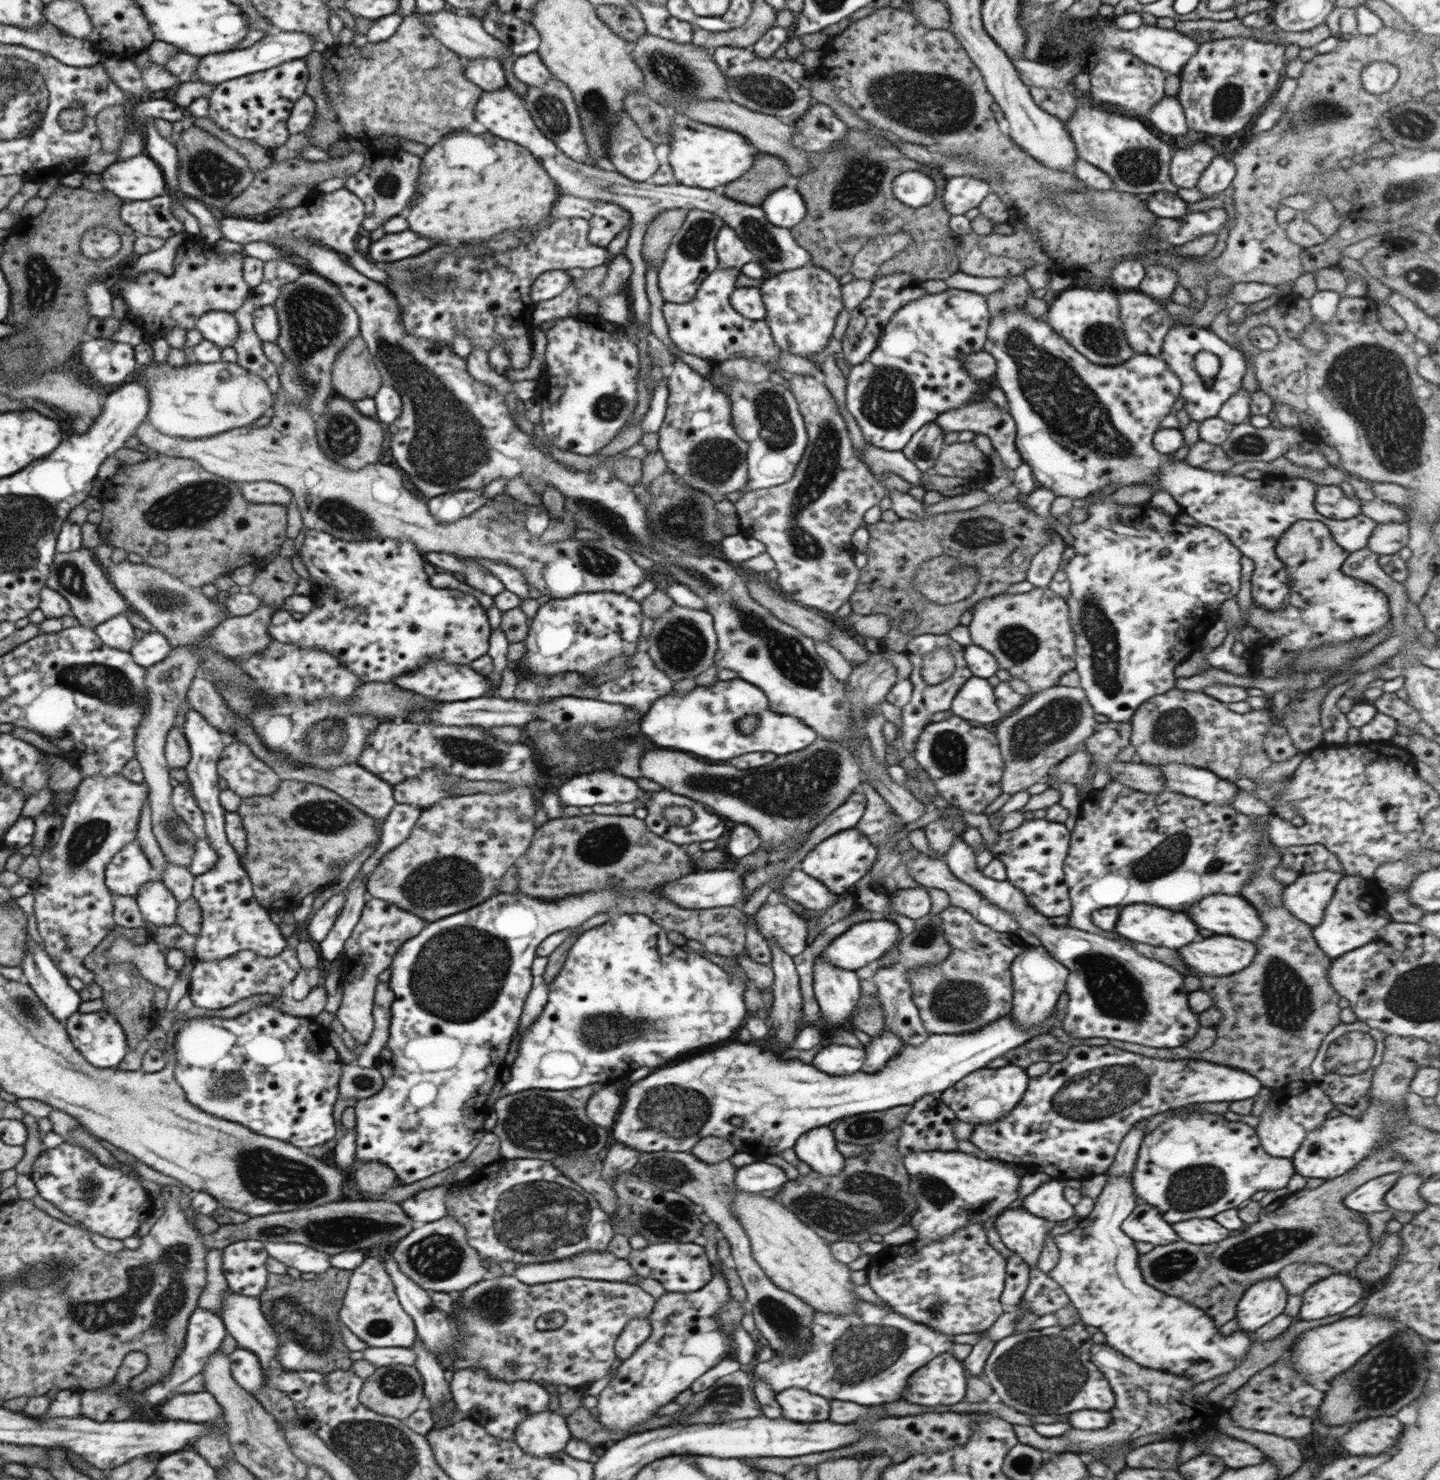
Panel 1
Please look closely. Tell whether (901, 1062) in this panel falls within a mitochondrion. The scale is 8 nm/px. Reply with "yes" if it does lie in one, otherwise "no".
no

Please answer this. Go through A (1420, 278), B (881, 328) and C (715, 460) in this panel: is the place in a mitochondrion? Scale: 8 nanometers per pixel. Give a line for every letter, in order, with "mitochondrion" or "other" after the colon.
A: mitochondrion
B: other
C: mitochondrion

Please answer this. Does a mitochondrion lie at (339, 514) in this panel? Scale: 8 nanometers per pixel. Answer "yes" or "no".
yes

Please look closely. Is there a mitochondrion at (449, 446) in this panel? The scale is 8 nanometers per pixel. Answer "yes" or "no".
yes

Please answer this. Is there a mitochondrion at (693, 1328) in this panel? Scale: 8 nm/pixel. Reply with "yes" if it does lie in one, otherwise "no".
no

